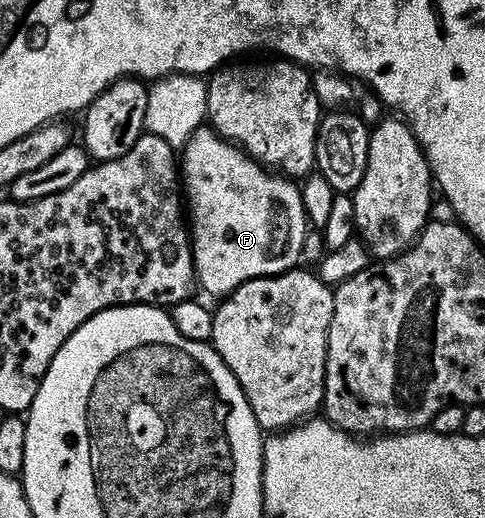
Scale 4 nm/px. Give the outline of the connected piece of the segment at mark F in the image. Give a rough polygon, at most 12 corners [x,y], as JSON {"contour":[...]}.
{"contour":[[196,128],[179,156],[200,291],[298,267],[300,187]]}

